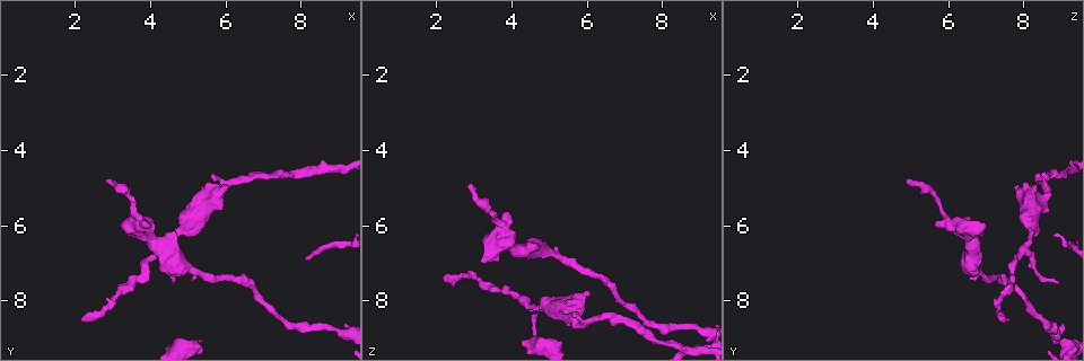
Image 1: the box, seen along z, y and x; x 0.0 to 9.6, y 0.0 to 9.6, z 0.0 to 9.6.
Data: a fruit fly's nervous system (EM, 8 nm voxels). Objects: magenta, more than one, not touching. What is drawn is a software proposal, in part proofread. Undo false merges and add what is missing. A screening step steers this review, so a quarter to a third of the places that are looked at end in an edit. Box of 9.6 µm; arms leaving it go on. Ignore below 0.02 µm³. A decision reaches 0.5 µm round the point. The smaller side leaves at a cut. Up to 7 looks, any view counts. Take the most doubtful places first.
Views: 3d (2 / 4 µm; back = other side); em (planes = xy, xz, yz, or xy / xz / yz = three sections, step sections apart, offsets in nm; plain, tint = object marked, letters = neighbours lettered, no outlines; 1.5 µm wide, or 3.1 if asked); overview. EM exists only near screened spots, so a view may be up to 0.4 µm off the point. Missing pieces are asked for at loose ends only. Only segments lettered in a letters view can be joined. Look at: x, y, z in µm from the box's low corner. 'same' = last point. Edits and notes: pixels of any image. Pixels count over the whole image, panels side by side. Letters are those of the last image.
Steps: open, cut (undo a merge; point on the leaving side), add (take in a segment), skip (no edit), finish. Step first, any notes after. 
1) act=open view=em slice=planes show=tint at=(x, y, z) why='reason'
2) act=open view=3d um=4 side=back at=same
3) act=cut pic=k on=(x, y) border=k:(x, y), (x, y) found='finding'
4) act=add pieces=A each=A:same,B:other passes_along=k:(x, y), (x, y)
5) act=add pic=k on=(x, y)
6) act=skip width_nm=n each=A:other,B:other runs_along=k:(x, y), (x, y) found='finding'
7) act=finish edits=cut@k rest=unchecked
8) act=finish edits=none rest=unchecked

act=open view=em slice=xz step=4 show=plain at=(2.20, 8.40, 7.30) why='an open end'

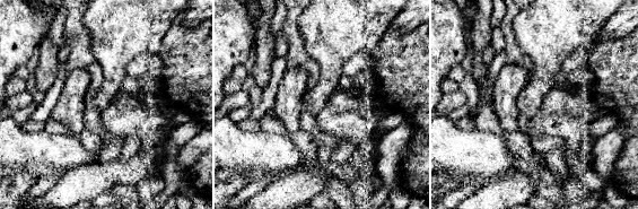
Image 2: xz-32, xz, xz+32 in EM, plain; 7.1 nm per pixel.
act=open view=em slice=xz step=4 show=letters at=same why='what lies round it'

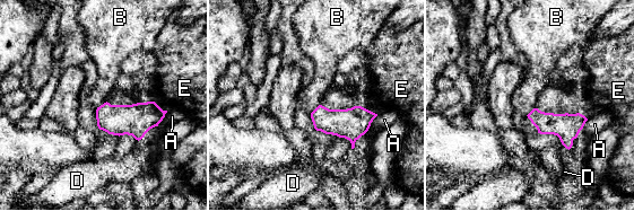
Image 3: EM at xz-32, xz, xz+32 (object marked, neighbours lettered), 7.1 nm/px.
act=skip each=A:other,B:other,D:other,E:other border=3:(106, 102), (96, 107) found='none of them fits'

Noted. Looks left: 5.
act=open view=3d um=4 at=(5.85, 5.10, 8.65) why='abrupt turn'

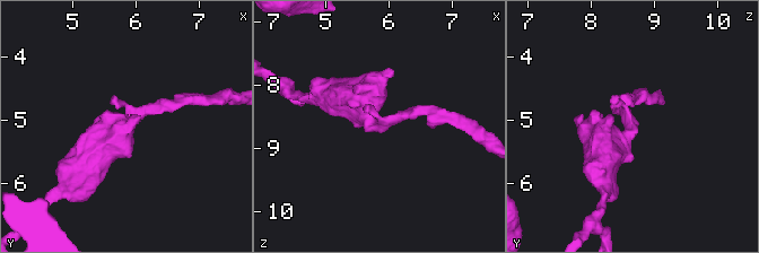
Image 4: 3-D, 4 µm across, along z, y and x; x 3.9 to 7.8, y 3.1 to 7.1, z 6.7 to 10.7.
act=open view=em slice=planes show=letters at=(5.75, 5.15, 8.60)

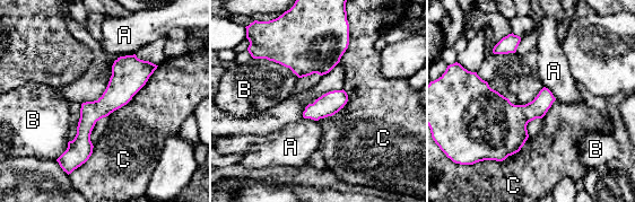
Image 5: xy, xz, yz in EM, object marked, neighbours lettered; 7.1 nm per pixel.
act=skip longest_contact=C:500nm each=A:other,B:other,C:other runs_along=5:(153, 67), (85, 125), (67, 158) found='all the same neuron'

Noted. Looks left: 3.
act=open view=3d um=2 side=back at=(9.00, 8.75, 8.80) why='thin neck'

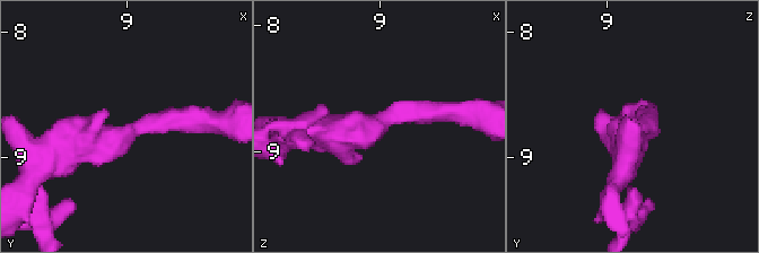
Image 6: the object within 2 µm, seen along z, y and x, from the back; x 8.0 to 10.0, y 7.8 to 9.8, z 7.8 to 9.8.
act=open view=em slice=xy step=8 show=tint at=(8.96, 8.80, 8.74)

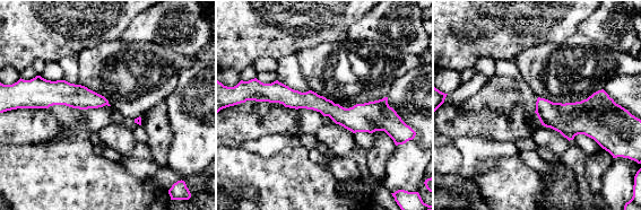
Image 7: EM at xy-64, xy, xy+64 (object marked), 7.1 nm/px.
act=open view=em slice=planes show=letters at=same why='another direction'

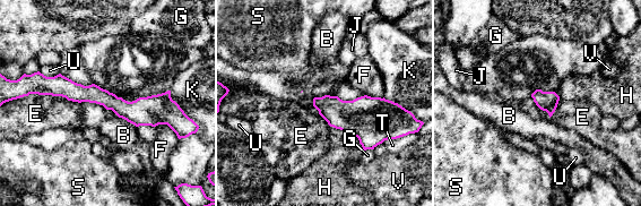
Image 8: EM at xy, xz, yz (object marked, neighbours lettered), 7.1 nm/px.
act=skip each=B:other,E:other,F:other,G:other,H:other,J:other,K:other,S:other,T:other,U:other,V:other runs_along=8:(41, 89), (175, 108) found='all the same neuron'

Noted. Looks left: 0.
act=finish edits=none rest=unchecked

